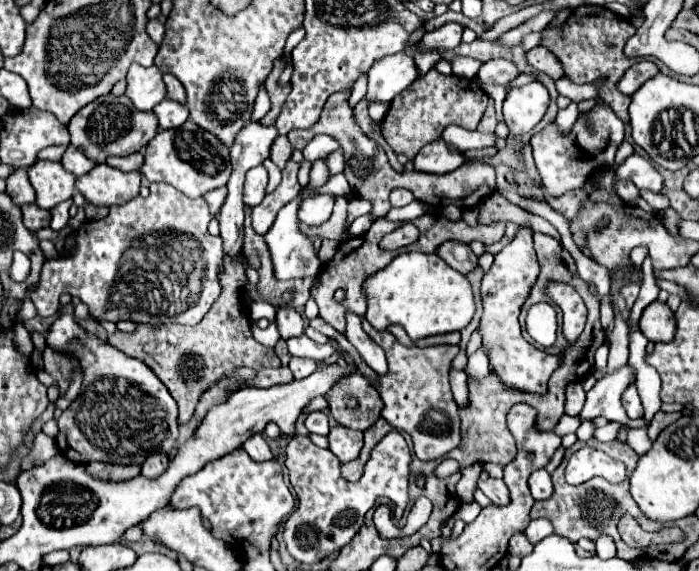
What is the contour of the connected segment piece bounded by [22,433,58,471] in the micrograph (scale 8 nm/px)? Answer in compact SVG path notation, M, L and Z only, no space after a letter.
M38 433L36 437L34 437L34 447L32 447L32 451L22 459L22 469L34 469L36 467L36 461L42 461L42 463L46 463L48 459L52 459L54 455L58 455L58 447L56 447L56 443L54 443L54 439L52 437L48 437L48 435L44 435L44 433Z

